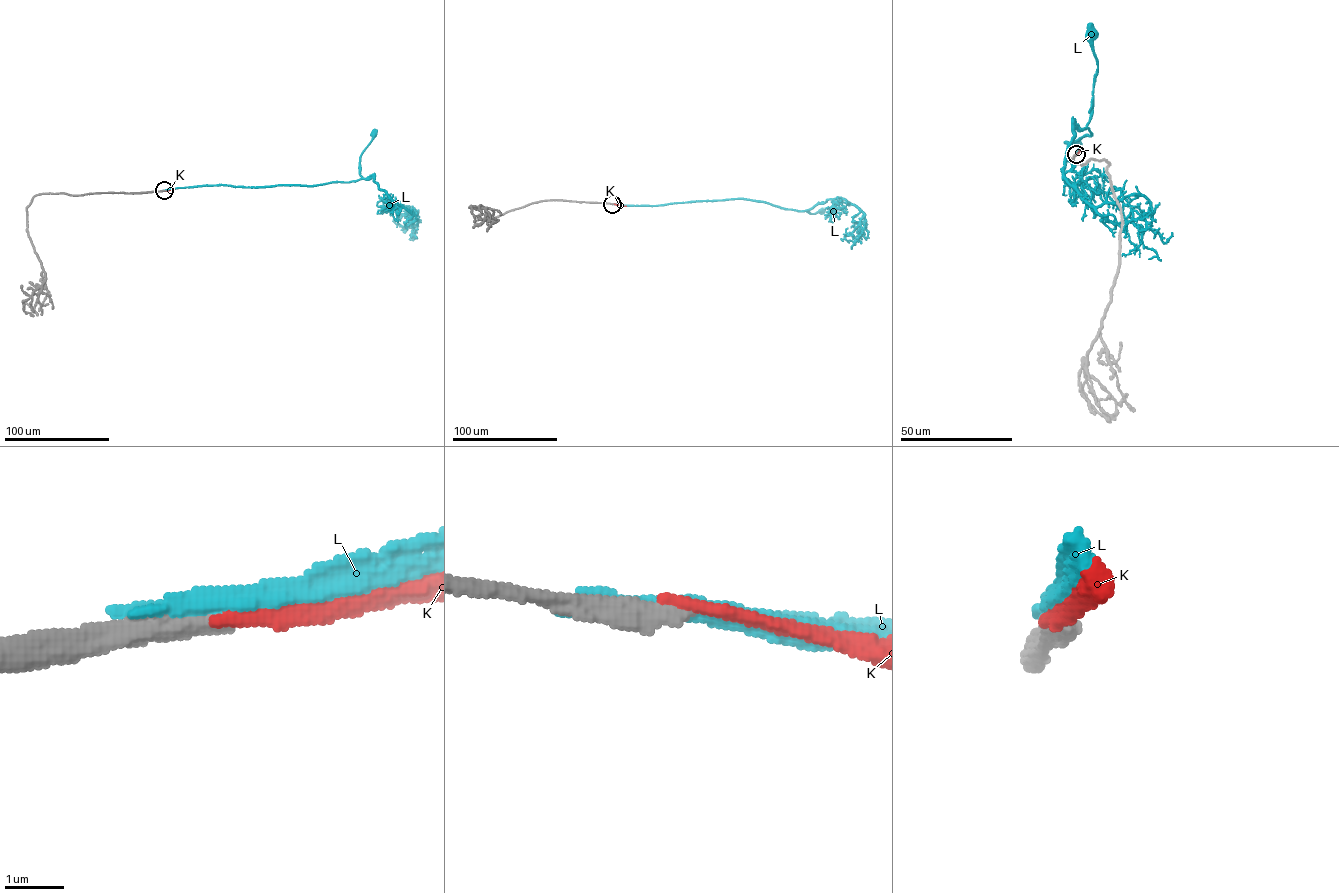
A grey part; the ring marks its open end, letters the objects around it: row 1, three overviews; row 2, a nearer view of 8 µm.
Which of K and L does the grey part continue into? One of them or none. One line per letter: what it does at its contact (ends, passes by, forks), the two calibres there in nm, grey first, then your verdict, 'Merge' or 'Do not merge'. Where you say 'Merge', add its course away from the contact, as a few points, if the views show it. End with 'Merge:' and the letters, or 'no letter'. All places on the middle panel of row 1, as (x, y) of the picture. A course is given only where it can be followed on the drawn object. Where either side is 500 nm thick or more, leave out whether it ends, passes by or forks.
K: It ends there. Thickness 440 nm (grey) against 240 nm. Do not merge
L: Thickness 550 nm (grey) against 440 nm. Do not merge
Merge: no letter

